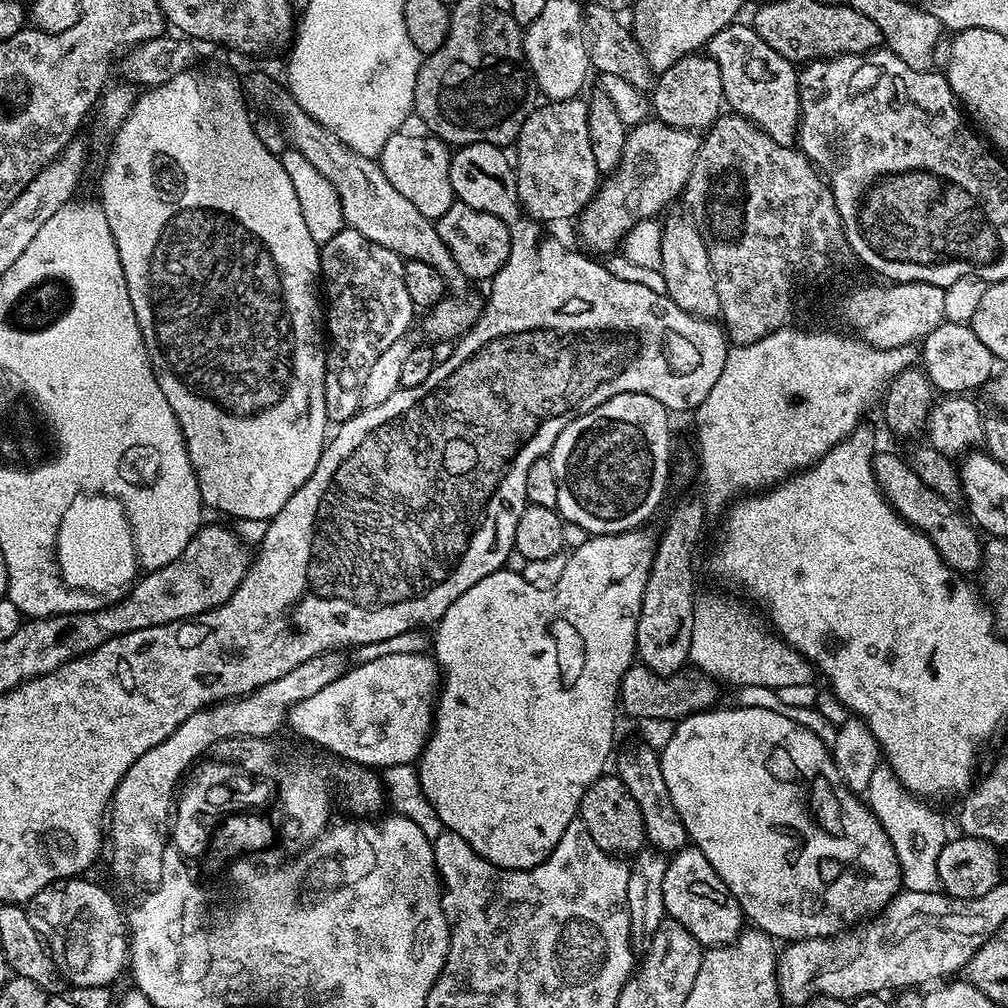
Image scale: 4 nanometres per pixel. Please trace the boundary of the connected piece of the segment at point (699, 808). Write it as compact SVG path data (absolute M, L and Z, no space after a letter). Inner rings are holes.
M716 706L711 710L694 712L691 716L683 717L673 727L677 728L673 730L672 737L665 742L664 752L662 748L659 757L662 778L666 778L670 798L678 810L678 818L682 818L682 826L686 826L689 841L695 848L702 850L702 854L706 854L706 858L710 861L710 866L718 870L718 878L726 882L730 894L734 894L734 898L740 903L740 909L745 917L773 940L791 942L793 940L822 940L829 936L839 936L845 931L846 926L867 921L883 912L887 904L902 891L898 854L895 853L890 838L887 837L878 818L872 813L867 803L842 782L830 749L813 732L798 726L798 722L790 722L790 718L774 710L739 706L720 707ZM680 752L688 753L680 760Z

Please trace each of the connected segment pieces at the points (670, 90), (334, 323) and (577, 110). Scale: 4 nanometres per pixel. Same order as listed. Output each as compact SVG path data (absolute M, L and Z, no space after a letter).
M707 54L681 57L655 77L650 89L650 108L655 119L671 128L681 128L687 132L700 134L711 128L712 123L722 115L725 104L722 74L712 57Z
M347 226L341 227L332 238L327 240L320 250L320 274L322 277L322 292L326 297L326 355L324 357L324 394L326 400L326 414L329 421L333 425L339 426L345 424L352 416L360 411L362 405L360 403L360 391L366 382L366 374L370 374L370 366L374 366L374 362L378 362L378 354L382 354L382 350L387 350L398 338L409 335L408 327L412 324L412 312L414 313L414 305L410 298L410 293L406 290L406 280L404 278L404 262L403 256L394 254L394 250L386 250L386 246L380 246L378 242L372 242L370 238L364 238L358 230Z
M583 99L553 100L529 111L516 135L515 148L516 193L521 209L533 220L573 219L595 195L598 173L594 150L590 150L588 105Z

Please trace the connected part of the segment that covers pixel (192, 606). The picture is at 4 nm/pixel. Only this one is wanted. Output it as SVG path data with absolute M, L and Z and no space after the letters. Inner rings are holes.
M216 524L210 525L209 528L204 527L197 527L190 542L186 542L186 546L176 558L167 561L161 568L153 567L145 571L123 593L125 596L117 604L107 605L112 636L121 636L159 624L169 624L175 620L187 620L230 599L248 572L249 549L233 529L231 532L230 529L219 528Z

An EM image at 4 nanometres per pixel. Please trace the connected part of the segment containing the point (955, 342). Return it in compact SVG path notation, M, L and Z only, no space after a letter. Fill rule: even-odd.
M945 322L924 337L922 367L937 393L972 394L975 393L975 388L983 389L992 379L997 371L998 361L996 355L978 339L978 334L974 334L974 330L967 323Z

